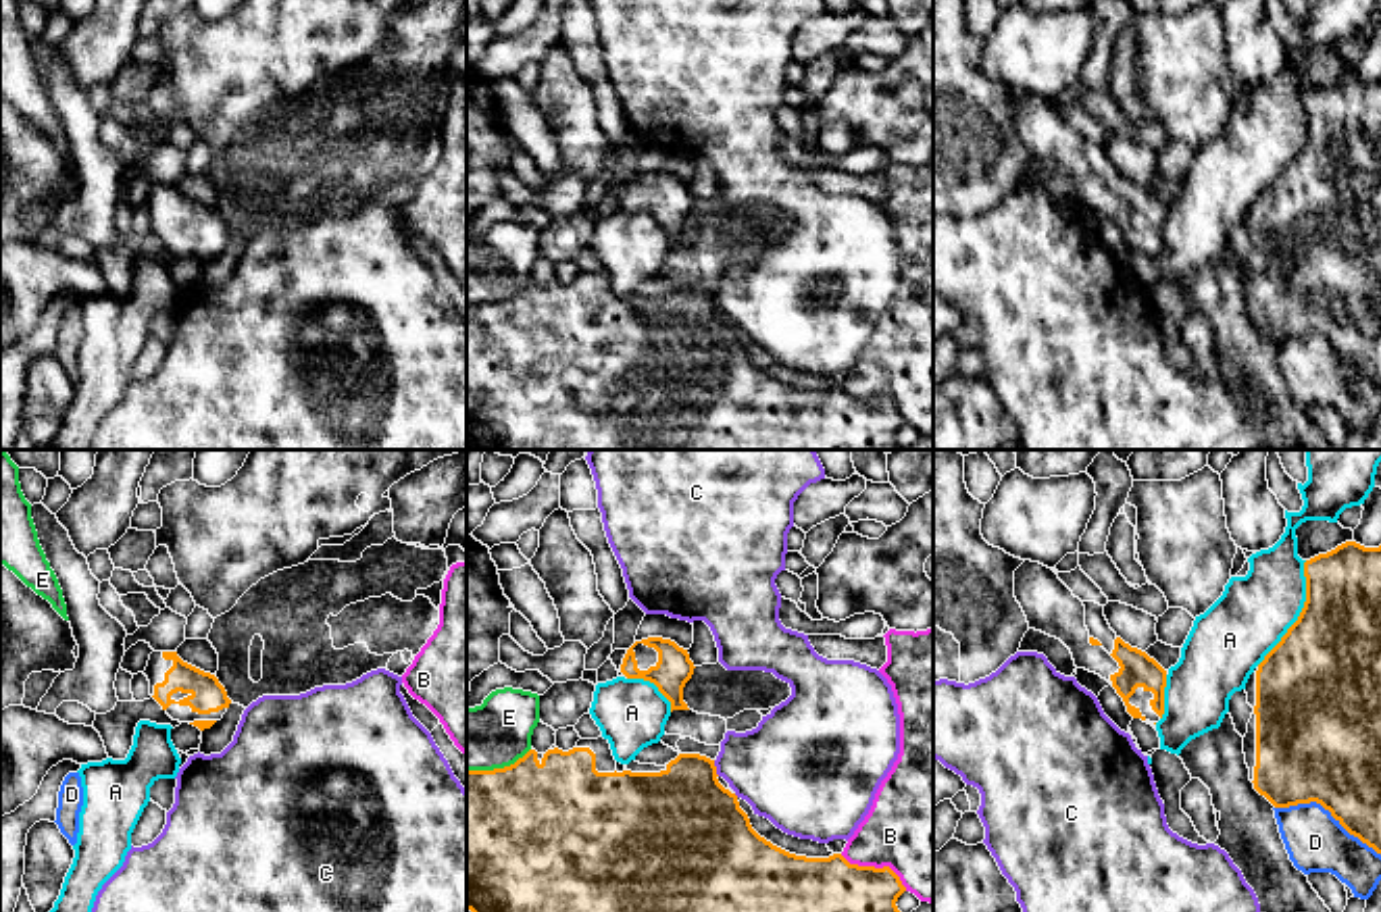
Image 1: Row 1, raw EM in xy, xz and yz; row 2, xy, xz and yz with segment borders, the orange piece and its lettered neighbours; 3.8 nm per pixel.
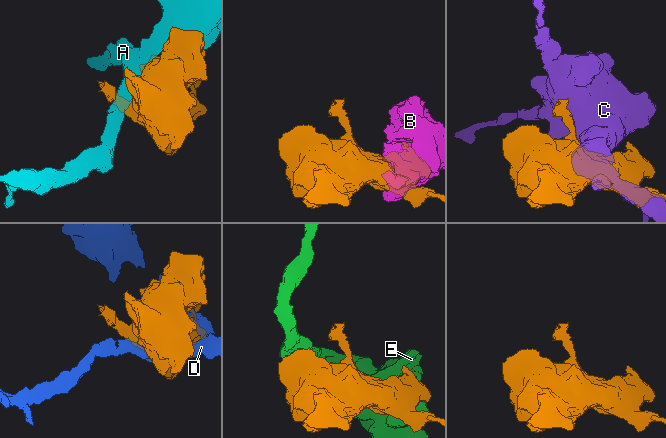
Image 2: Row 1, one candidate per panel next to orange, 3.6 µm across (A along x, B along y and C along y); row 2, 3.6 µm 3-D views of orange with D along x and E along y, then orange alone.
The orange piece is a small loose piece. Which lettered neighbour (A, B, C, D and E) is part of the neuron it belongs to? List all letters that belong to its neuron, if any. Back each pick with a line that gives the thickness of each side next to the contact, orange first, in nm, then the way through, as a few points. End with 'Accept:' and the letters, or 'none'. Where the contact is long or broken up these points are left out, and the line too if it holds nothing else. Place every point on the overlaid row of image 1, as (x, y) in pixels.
Accept: none

